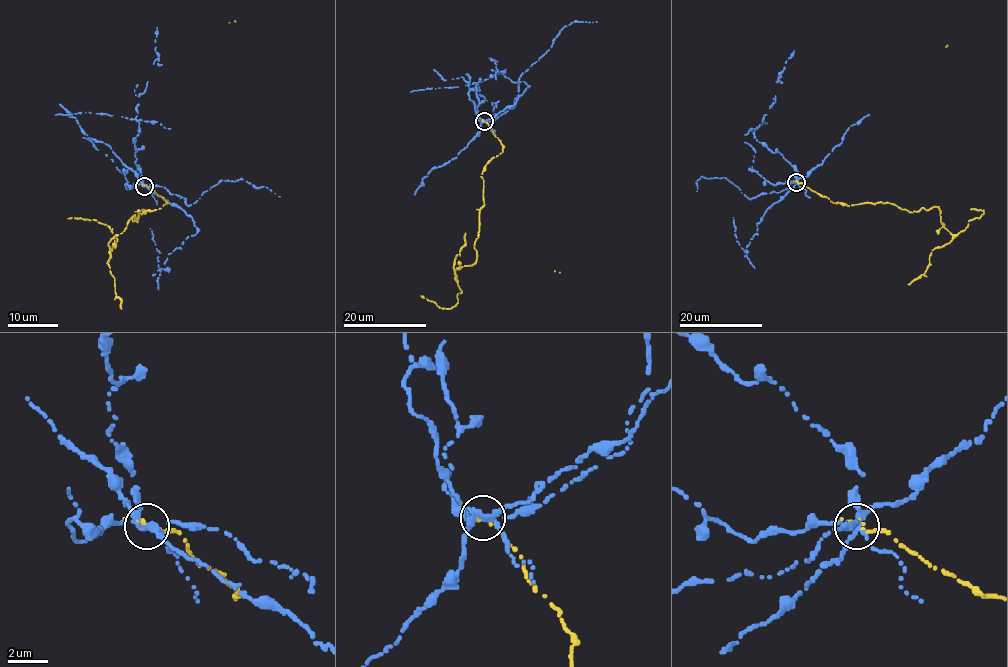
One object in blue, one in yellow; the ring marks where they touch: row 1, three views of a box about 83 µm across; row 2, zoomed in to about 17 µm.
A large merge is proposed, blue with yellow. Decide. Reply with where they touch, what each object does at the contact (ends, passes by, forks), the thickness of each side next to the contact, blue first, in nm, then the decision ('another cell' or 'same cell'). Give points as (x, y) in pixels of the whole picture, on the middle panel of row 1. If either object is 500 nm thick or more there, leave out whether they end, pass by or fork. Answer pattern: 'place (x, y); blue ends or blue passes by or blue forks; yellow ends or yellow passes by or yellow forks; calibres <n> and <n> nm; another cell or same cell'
place (484, 121); blue forks; yellow ends; calibres 260 and 170 nm; another cell

